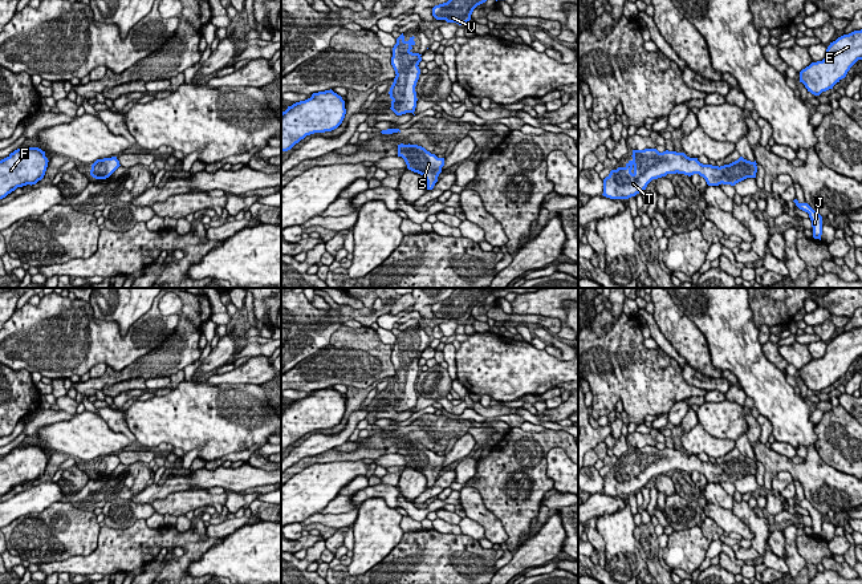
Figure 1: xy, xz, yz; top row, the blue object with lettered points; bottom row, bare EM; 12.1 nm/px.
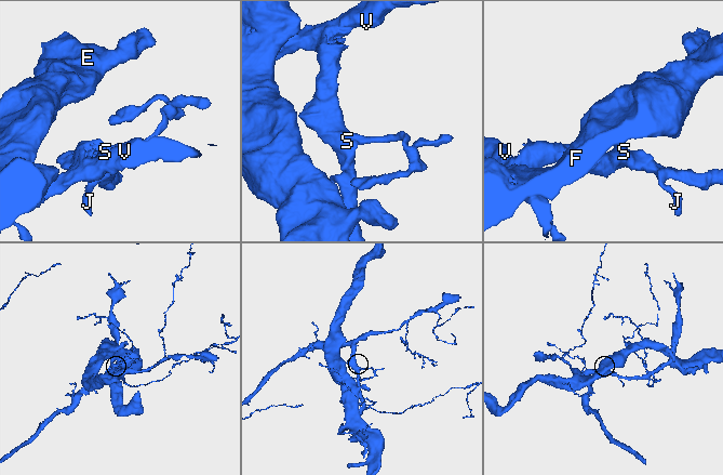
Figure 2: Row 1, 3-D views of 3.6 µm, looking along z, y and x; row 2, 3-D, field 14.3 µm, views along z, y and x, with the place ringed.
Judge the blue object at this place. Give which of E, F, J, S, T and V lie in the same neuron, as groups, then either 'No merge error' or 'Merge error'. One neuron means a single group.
Groups: E F J S T V. No merge error

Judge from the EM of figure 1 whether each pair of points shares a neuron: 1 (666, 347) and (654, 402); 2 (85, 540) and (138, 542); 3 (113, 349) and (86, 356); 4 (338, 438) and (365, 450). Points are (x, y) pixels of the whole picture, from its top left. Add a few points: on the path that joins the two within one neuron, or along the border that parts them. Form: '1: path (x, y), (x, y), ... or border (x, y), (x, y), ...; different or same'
1: border (659, 347), (682, 369); different
2: border (101, 527), (97, 546), (89, 554), (69, 558); different
3: path (106, 349), (93, 349); same
4: border (333, 447), (304, 458); different

